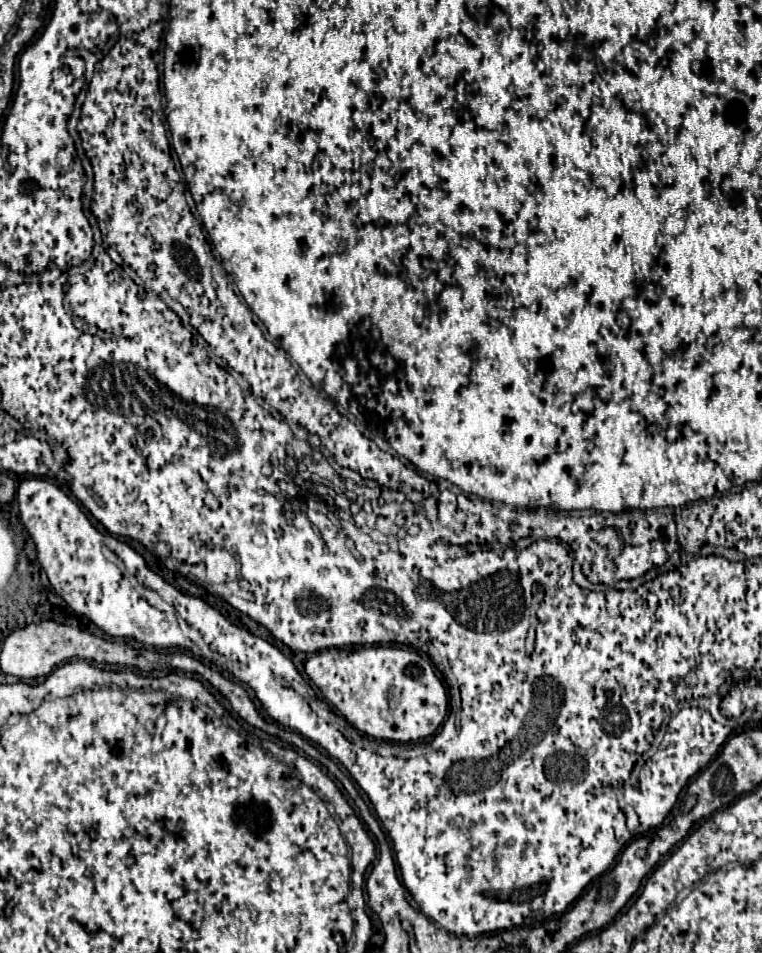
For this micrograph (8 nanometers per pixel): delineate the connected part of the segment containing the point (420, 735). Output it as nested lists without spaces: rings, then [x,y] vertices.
[[[371,645],[371,647],[341,647],[341,649],[325,649],[319,655],[313,655],[305,663],[305,673],[309,679],[321,689],[325,699],[337,707],[337,711],[355,725],[361,733],[371,735],[383,741],[423,741],[431,737],[437,727],[443,723],[447,713],[447,693],[443,683],[433,671],[431,661],[415,649],[401,649],[401,647],[385,647],[385,645]]]

